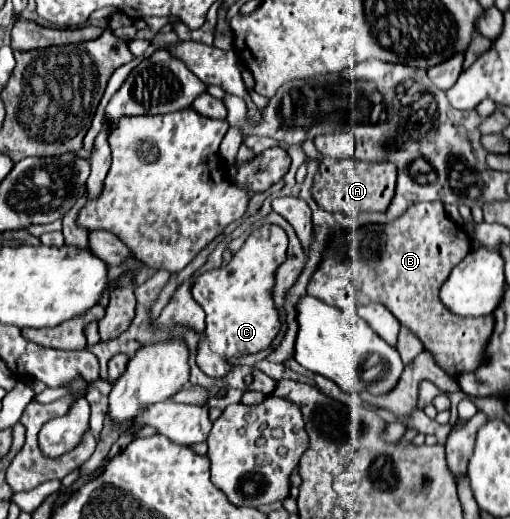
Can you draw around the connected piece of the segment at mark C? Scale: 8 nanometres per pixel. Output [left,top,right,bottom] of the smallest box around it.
[192,225,288,379]

